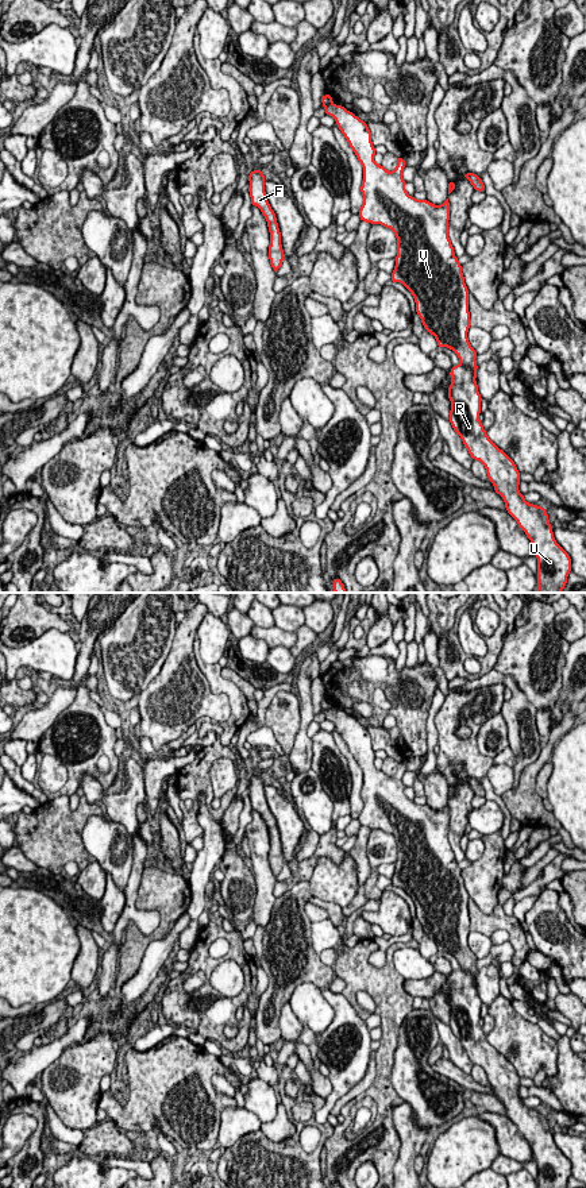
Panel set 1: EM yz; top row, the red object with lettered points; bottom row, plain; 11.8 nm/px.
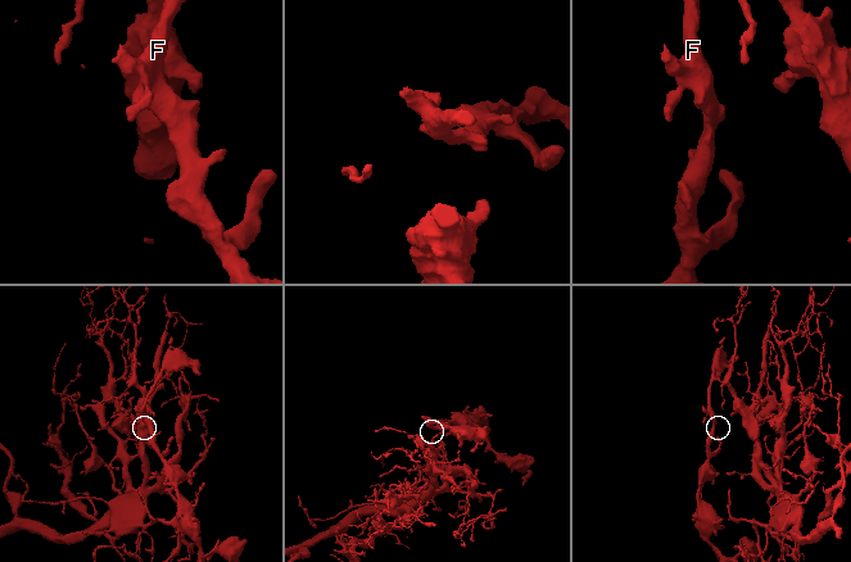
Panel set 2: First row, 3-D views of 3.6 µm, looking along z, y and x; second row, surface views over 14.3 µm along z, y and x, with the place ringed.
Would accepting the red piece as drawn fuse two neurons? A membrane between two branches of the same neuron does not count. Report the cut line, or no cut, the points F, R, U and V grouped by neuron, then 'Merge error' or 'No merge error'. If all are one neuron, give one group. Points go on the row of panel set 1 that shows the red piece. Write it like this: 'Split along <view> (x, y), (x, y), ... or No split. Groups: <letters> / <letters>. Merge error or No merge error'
Split along yz (331, 101), (323, 105). Groups: F / R U V. Merge error

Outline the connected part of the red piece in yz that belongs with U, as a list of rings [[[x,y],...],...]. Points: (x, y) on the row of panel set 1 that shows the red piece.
[[[331,103],[323,107],[325,108],[325,115],[335,119],[363,167],[361,186],[363,204],[358,213],[359,219],[390,228],[397,238],[397,256],[392,282],[401,282],[410,292],[416,302],[416,312],[424,328],[435,336],[439,348],[451,348],[460,360],[450,371],[448,398],[451,410],[448,421],[460,436],[471,458],[485,466],[487,478],[494,485],[494,491],[502,497],[508,513],[531,540],[537,558],[537,591],[560,593],[567,583],[568,574],[572,571],[570,555],[556,543],[545,509],[524,500],[524,494],[518,491],[521,481],[516,463],[489,439],[479,420],[482,397],[475,382],[478,369],[475,362],[477,351],[471,347],[467,338],[470,328],[467,298],[470,293],[464,284],[462,265],[455,256],[448,238],[450,201],[447,198],[442,205],[433,205],[428,200],[416,200],[409,196],[402,178],[404,158],[400,157],[397,159],[397,166],[393,171],[377,165],[374,161],[375,147],[373,146],[367,124],[343,105]]]

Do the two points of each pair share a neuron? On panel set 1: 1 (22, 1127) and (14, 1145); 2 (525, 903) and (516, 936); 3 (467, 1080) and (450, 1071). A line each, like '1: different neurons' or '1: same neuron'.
1: same neuron
2: different neurons
3: same neuron

